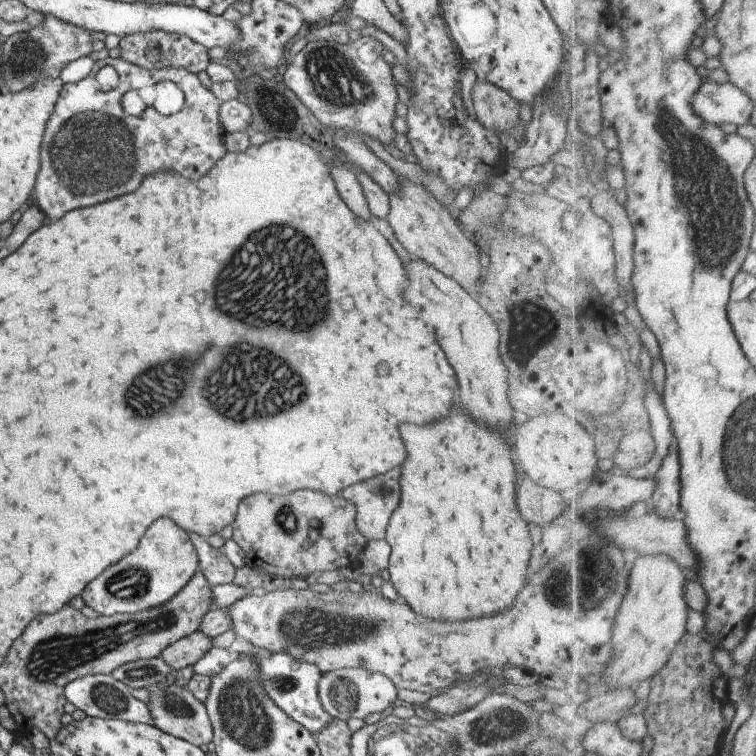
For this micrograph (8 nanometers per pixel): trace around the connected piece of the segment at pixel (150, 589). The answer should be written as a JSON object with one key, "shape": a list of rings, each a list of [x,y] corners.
{"shape":[[[160,518],[148,528],[138,548],[90,582],[81,597],[100,616],[134,614],[174,598],[198,571],[199,556],[190,534],[172,520]]]}

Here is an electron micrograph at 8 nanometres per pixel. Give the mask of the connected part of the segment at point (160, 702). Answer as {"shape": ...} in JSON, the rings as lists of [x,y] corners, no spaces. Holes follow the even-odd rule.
{"shape":[[[158,682],[158,684],[146,689],[151,697],[151,702],[147,705],[155,718],[154,726],[158,727],[162,732],[174,735],[203,749],[209,742],[213,741],[213,728],[206,707],[188,688],[175,684],[170,685],[167,682]],[[153,687],[156,687],[156,690],[150,692]]]}

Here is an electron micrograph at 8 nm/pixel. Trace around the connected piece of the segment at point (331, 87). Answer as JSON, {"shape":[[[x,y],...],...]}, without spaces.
{"shape":[[[359,37],[347,44],[335,41],[307,43],[288,64],[283,81],[324,125],[378,139],[394,147],[394,119],[398,92],[391,66],[382,55],[386,48],[374,37]]]}

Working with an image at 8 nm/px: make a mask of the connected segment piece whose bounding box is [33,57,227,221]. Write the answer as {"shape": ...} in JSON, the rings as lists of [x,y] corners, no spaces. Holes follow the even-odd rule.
{"shape":[[[120,57],[94,61],[94,66],[86,78],[77,83],[64,83],[53,113],[47,120],[40,153],[42,168],[37,176],[33,203],[45,216],[55,221],[68,211],[97,205],[120,194],[134,192],[144,176],[164,168],[176,170],[179,176],[182,174],[191,181],[202,178],[227,153],[223,143],[226,132],[219,121],[220,105],[221,102],[212,94],[211,89],[200,83],[198,75],[188,72],[185,68],[160,68],[149,71]],[[106,65],[112,65],[118,71],[119,83],[112,90],[101,91],[97,87],[95,76],[98,70]],[[164,80],[175,82],[185,94],[185,105],[178,113],[165,116],[152,107],[136,116],[124,112],[120,101],[126,90]]]}

